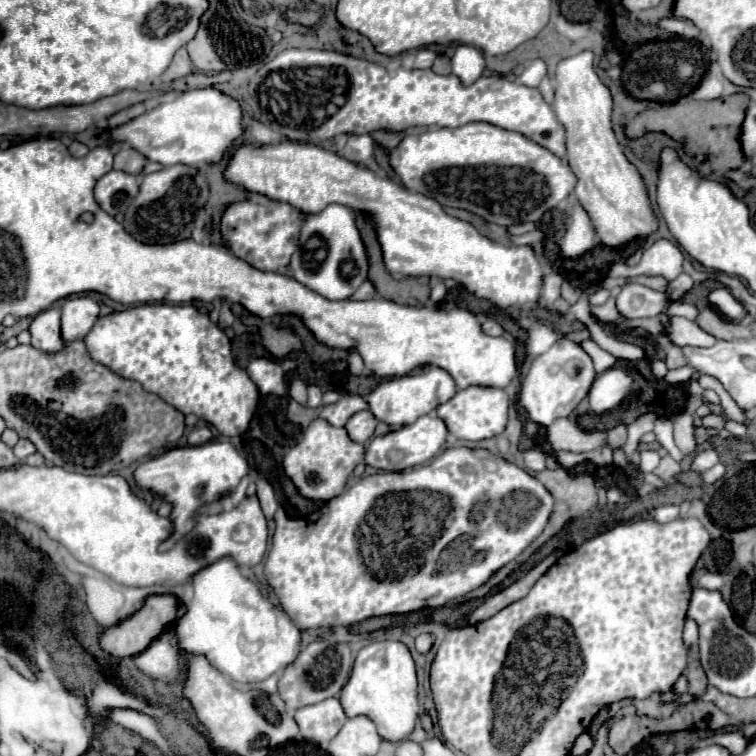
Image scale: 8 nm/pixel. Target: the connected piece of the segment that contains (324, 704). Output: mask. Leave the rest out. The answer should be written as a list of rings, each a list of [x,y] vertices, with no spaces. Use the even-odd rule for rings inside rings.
[[[326,699],[320,701],[316,705],[308,705],[296,711],[294,715],[298,727],[300,727],[300,735],[306,741],[314,741],[314,743],[328,743],[344,725],[344,721],[348,719],[344,715],[344,709],[340,705],[338,699]]]

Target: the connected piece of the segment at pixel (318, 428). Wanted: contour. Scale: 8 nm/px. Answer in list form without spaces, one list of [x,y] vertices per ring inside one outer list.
[[[316,417],[308,425],[304,439],[286,453],[284,471],[298,487],[300,495],[314,501],[328,501],[344,491],[350,473],[364,461],[364,453],[364,445],[348,439],[348,431],[344,427],[332,427],[326,419]]]

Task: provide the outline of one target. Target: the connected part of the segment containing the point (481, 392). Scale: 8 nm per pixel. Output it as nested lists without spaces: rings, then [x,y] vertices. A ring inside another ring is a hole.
[[[468,387],[458,391],[450,401],[436,409],[436,415],[446,423],[448,431],[460,441],[482,441],[500,435],[508,421],[508,395],[502,389]]]

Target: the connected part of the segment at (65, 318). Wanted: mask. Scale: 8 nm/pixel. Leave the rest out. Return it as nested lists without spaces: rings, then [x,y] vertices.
[[[70,297],[62,305],[62,339],[84,339],[94,327],[100,313],[100,305],[90,297]]]

